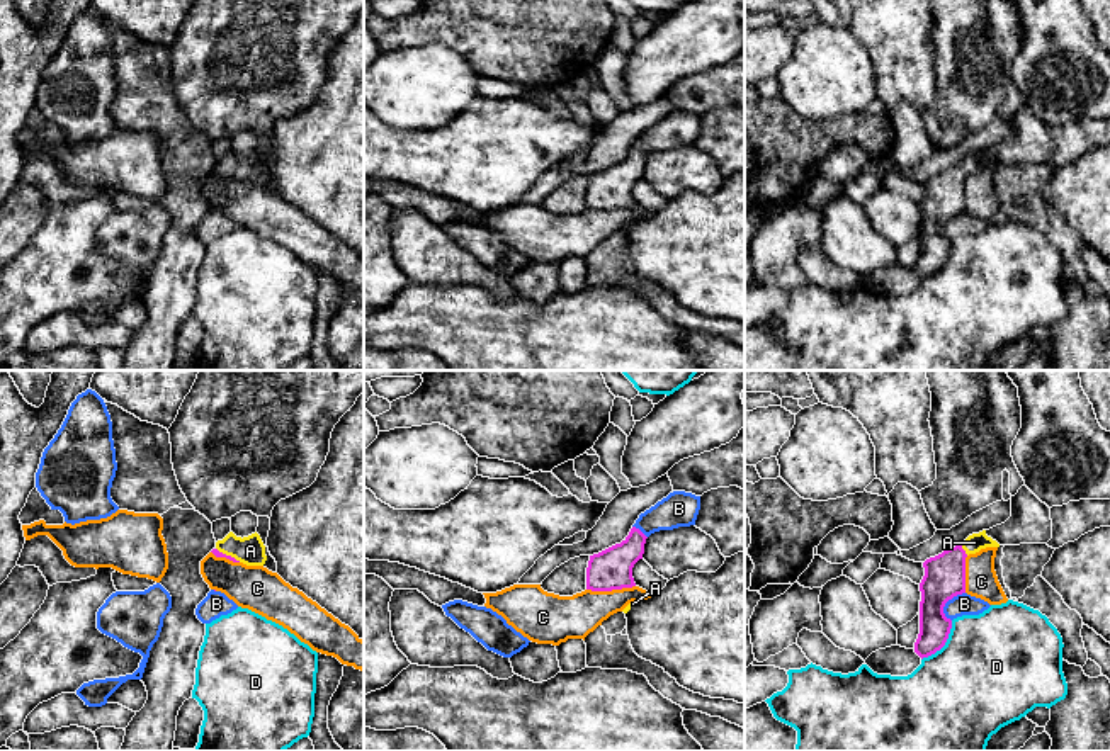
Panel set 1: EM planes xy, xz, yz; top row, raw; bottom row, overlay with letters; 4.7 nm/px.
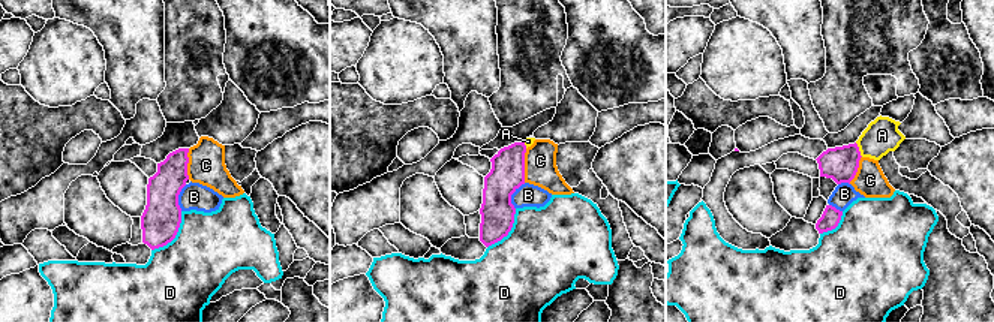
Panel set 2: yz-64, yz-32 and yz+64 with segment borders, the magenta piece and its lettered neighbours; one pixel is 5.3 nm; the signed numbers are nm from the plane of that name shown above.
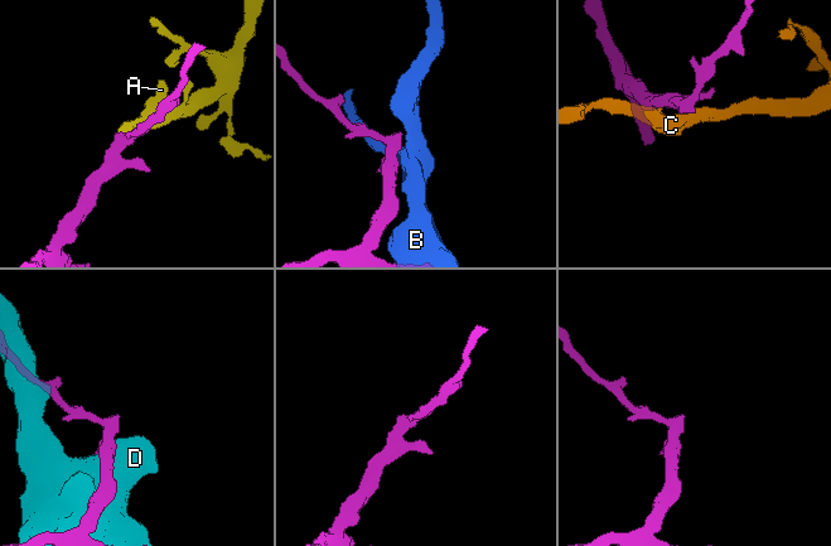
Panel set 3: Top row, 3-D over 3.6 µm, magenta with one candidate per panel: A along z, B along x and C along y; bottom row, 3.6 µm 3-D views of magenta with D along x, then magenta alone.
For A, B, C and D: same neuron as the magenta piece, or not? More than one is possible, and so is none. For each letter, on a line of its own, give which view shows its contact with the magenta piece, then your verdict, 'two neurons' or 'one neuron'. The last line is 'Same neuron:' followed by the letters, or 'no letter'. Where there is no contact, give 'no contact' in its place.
A: yz | one neuron
B: yz | two neurons
C: xz | two neurons
D: yz | two neurons
Same neuron: A

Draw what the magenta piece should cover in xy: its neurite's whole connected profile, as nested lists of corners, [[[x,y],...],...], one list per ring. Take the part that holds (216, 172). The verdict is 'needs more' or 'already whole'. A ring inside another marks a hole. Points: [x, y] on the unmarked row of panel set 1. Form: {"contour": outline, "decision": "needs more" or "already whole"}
{"contour": [[[229,151],[211,172],[246,185],[263,185],[267,180],[265,165],[257,151],[243,158]]], "decision": "needs more"}

